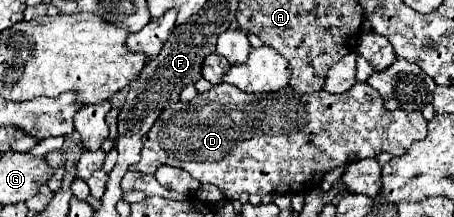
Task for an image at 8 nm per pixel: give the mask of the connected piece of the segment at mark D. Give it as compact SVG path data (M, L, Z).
M225 82L213 86L209 92L205 94L197 94L195 100L183 104L183 102L177 102L169 108L163 111L163 114L155 120L153 128L145 134L145 140L143 140L143 150L141 150L141 160L137 164L133 164L131 168L137 170L137 172L143 172L143 174L155 174L155 170L161 166L161 164L169 164L169 166L177 166L177 168L185 168L189 170L191 174L199 176L199 182L211 182L215 184L229 200L237 200L243 192L247 194L297 194L297 192L311 192L311 190L317 190L323 176L333 170L333 168L339 168L339 166L345 166L345 164L351 164L355 160L363 160L363 158L371 158L371 156L377 156L381 152L389 152L393 156L401 156L415 140L423 140L427 136L427 120L423 118L421 112L405 112L405 110L395 110L395 112L389 112L383 108L383 98L379 96L379 92L375 88L371 88L367 82L357 82L349 92L343 92L343 94L329 94L329 92L313 92L313 94L299 94L295 92L293 88L287 88L287 90L281 90L281 92L273 92L273 94L247 94L247 92L241 92L239 88L233 88Z

